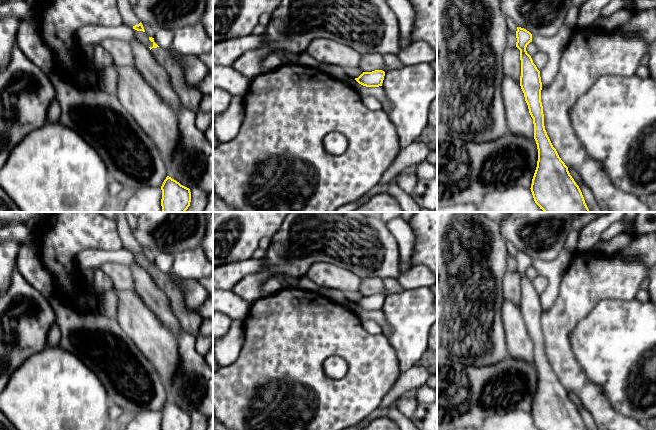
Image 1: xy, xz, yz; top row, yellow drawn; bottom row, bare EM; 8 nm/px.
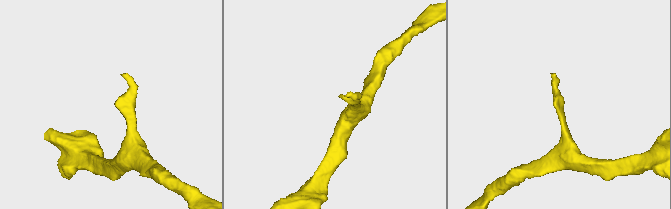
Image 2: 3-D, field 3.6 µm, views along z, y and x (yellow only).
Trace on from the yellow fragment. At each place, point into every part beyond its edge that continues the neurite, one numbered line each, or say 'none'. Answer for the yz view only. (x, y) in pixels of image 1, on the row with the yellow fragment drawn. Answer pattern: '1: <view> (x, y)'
none

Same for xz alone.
none

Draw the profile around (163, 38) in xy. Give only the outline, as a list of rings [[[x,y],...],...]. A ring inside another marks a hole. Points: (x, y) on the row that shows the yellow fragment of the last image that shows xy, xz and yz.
[[[157,28],[155,29],[154,42],[164,50],[172,49],[172,42],[174,38],[174,31],[169,29]]]

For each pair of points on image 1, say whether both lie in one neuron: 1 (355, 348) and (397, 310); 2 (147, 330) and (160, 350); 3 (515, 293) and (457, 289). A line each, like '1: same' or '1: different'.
1: different
2: same
3: different

